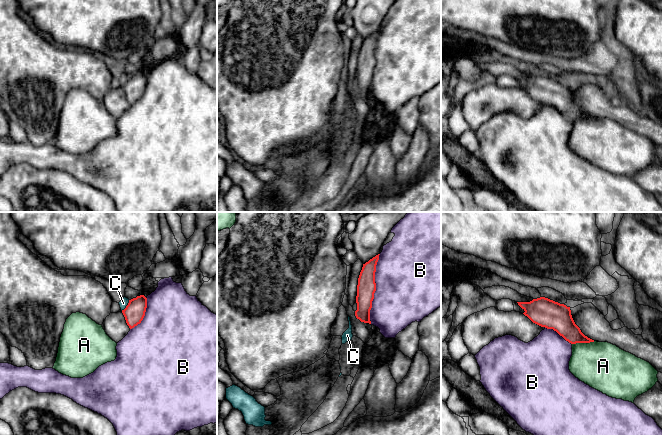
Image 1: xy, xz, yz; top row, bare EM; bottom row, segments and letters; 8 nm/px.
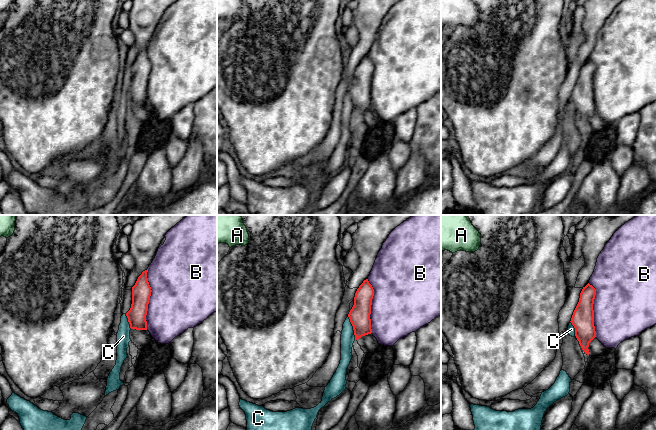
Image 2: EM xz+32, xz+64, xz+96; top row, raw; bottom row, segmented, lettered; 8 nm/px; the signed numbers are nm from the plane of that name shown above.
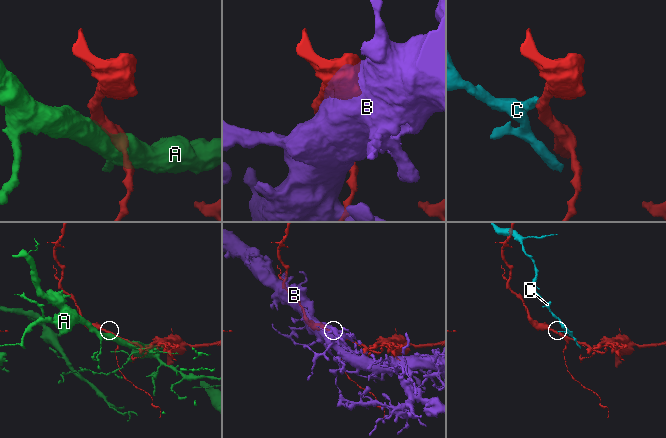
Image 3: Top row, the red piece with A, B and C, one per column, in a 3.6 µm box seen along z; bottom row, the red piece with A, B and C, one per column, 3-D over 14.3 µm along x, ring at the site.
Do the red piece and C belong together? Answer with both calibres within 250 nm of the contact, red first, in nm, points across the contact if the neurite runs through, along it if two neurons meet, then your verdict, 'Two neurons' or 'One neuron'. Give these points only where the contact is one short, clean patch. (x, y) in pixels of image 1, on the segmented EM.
Thickness 160 nm (red) against 70 nm. Boundary: xy (129, 300), (128, 304), (121, 310). Two neurons

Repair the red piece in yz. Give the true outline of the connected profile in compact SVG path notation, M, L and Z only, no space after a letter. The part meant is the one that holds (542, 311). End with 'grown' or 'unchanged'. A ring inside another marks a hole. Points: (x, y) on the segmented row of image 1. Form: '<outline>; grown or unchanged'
M545 297L533 299L530 302L517 303L525 311L523 314L533 323L553 329L569 343L594 342L585 336L575 324L570 307Z; unchanged

